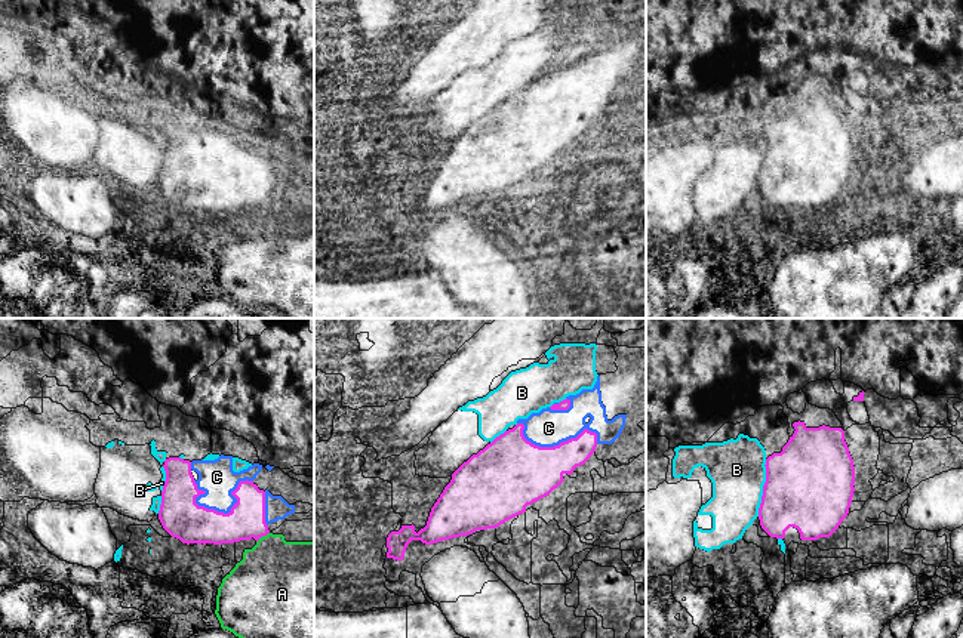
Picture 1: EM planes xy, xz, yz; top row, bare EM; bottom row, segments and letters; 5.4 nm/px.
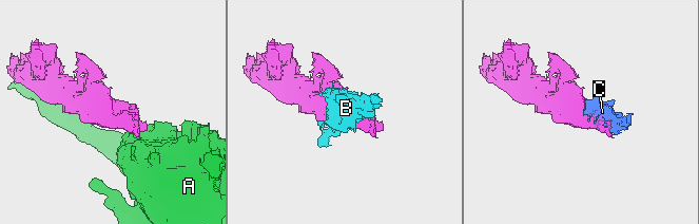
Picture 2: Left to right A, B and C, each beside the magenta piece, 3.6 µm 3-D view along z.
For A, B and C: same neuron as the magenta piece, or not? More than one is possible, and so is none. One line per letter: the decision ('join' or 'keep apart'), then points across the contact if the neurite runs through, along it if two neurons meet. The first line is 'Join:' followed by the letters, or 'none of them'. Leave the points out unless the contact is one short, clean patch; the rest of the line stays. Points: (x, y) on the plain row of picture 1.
Join: C
A: keep apart | along xy (268, 200), (257, 210)
B: keep apart
C: join

